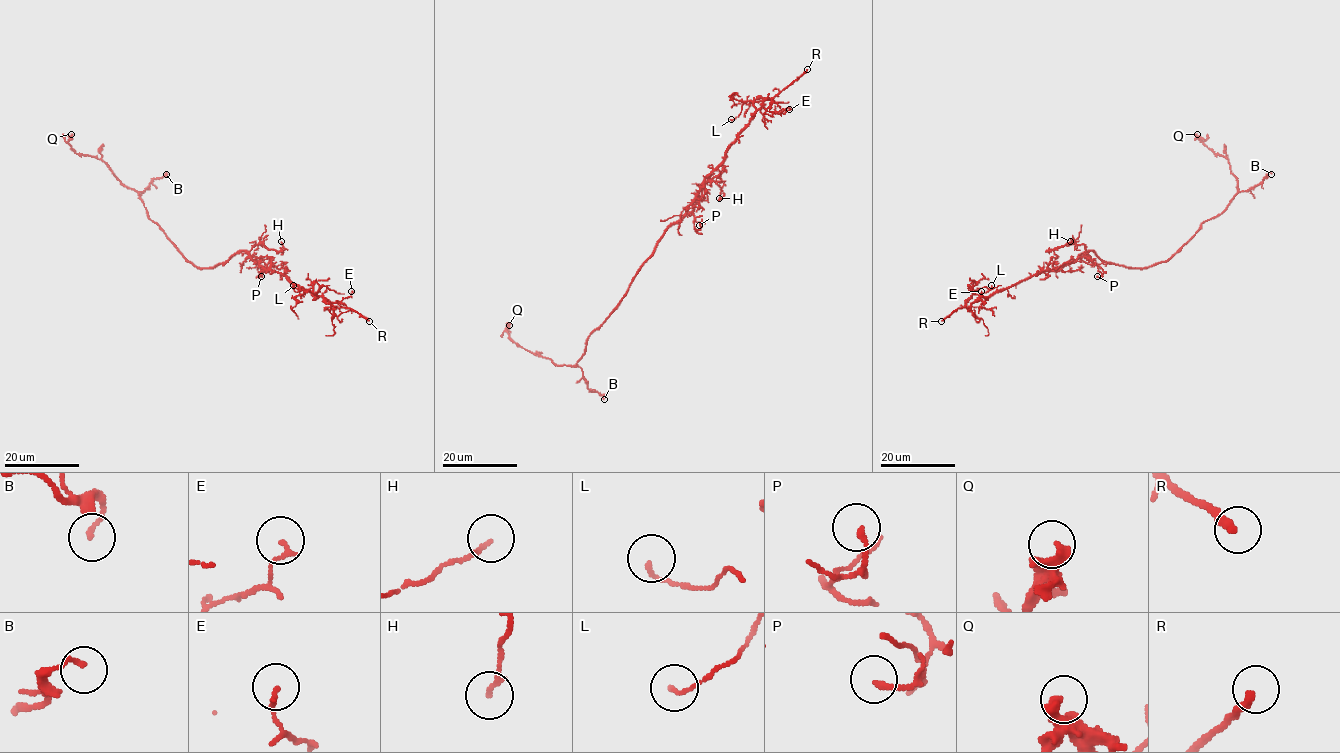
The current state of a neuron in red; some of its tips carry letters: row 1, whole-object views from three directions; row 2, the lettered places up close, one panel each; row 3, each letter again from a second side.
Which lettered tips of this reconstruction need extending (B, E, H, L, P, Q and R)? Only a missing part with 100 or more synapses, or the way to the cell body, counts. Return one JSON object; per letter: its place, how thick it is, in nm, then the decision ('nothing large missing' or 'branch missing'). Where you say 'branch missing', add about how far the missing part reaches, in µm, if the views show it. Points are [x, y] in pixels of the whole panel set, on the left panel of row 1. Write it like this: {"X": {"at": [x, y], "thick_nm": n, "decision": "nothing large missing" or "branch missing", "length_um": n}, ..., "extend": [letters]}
{"B": {"at": [166, 174], "thick_nm": 140, "decision": "nothing large missing"}, "E": {"at": [351, 291], "thick_nm": 150, "decision": "nothing large missing"}, "H": {"at": [281, 241], "thick_nm": 150, "decision": "nothing large missing"}, "L": {"at": [293, 285], "thick_nm": 130, "decision": "nothing large missing"}, "P": {"at": [261, 276], "thick_nm": 180, "decision": "nothing large missing"}, "Q": {"at": [71, 134], "thick_nm": 280, "decision": "nothing large missing"}, "R": {"at": [369, 321], "thick_nm": 280, "decision": "branch missing", "length_um": 35}, "extend": ["R"]}

